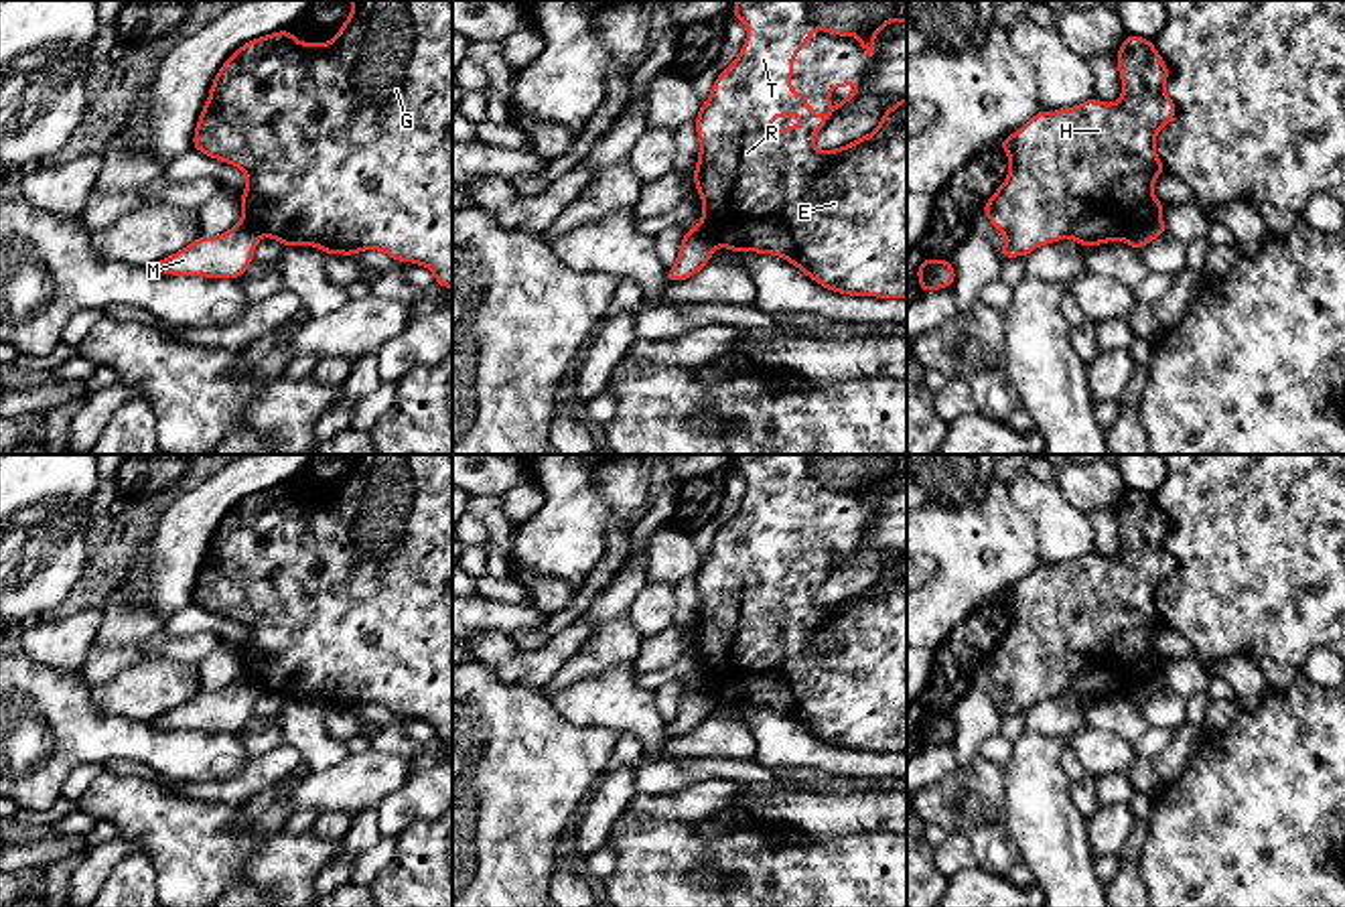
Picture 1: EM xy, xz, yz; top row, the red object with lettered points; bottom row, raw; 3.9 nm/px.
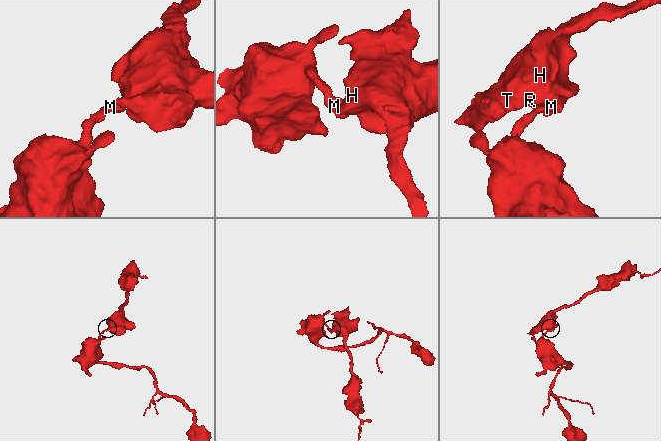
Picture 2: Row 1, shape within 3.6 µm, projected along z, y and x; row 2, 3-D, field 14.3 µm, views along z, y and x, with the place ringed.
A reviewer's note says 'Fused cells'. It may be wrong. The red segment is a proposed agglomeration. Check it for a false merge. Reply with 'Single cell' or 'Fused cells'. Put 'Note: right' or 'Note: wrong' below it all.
Fused cells
Note: right

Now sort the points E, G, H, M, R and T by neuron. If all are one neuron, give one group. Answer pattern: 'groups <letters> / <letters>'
groups E G H R T / M

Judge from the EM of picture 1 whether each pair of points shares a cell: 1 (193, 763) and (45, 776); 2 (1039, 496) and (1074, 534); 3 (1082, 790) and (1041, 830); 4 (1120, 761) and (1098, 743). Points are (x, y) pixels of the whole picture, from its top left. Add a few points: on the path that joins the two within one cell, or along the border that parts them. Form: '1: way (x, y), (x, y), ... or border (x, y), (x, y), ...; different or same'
1: way (157, 747), (147, 743), (82, 743); same
2: way (1045, 506), (1064, 524); same
3: border (1070, 782), (1074, 804), (1086, 818); different
4: way (1114, 755), (1104, 749); same

